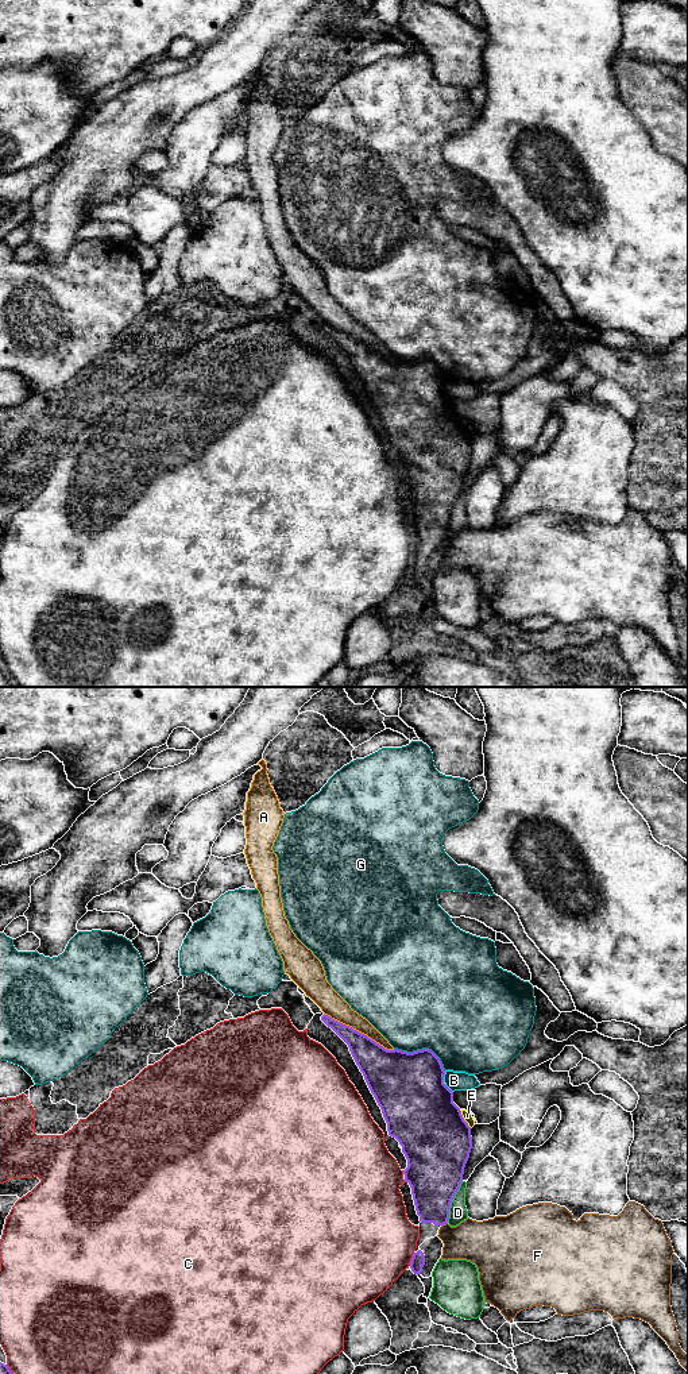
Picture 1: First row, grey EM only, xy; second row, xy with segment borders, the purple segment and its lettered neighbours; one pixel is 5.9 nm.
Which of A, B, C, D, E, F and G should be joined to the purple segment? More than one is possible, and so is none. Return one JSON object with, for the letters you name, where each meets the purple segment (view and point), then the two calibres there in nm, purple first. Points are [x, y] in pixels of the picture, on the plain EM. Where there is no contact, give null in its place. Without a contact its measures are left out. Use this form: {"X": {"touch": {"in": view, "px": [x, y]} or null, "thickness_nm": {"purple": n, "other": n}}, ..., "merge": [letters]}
{"merge": []}

